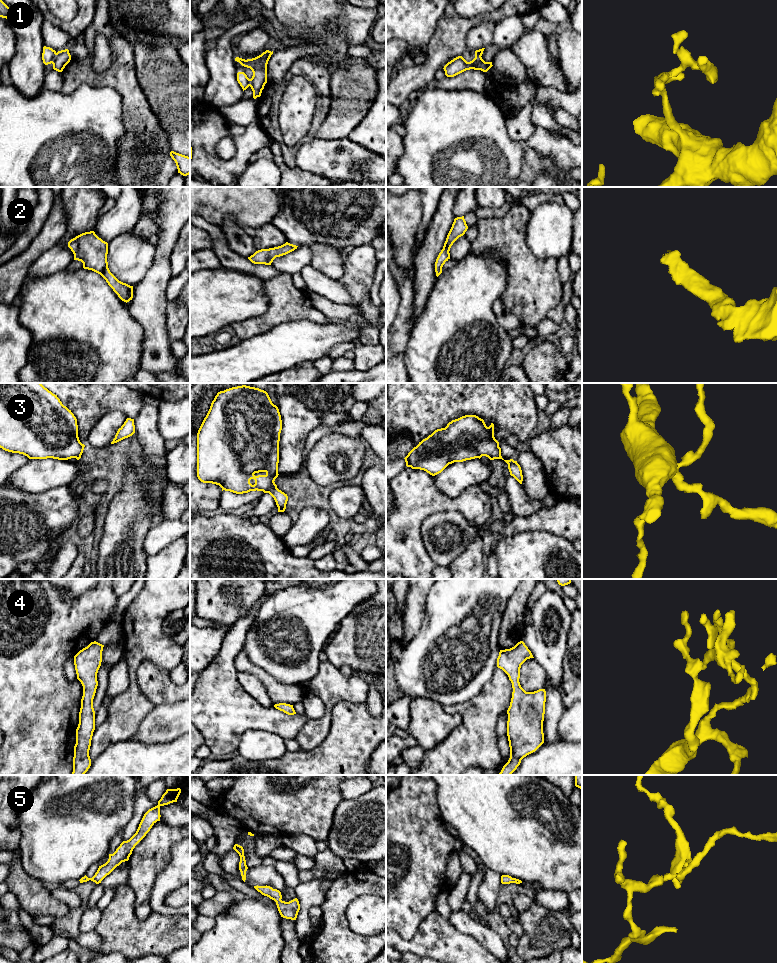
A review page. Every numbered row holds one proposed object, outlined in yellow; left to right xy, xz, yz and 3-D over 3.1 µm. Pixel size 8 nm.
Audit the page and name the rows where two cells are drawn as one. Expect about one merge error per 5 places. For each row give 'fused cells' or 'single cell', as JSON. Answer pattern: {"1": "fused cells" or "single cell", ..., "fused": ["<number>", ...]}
{"1": "single cell", "2": "single cell", "3": "single cell", "4": "single cell", "5": "single cell", "fused": []}

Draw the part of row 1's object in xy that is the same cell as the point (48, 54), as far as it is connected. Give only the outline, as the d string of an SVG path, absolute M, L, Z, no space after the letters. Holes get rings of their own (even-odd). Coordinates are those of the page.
M43 47L42 60L45 65L53 64L53 69L62 72L70 62L71 55L68 49L56 52L50 47Z

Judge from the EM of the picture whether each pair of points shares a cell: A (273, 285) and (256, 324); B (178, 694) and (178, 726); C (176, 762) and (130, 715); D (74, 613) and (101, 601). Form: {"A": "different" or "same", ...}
{"A": "same", "B": "different", "C": "different", "D": "same"}

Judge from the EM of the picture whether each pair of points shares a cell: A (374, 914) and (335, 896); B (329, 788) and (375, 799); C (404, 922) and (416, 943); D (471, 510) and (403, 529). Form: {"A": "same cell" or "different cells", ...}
{"A": "different cells", "B": "different cells", "C": "different cells", "D": "same cell"}

